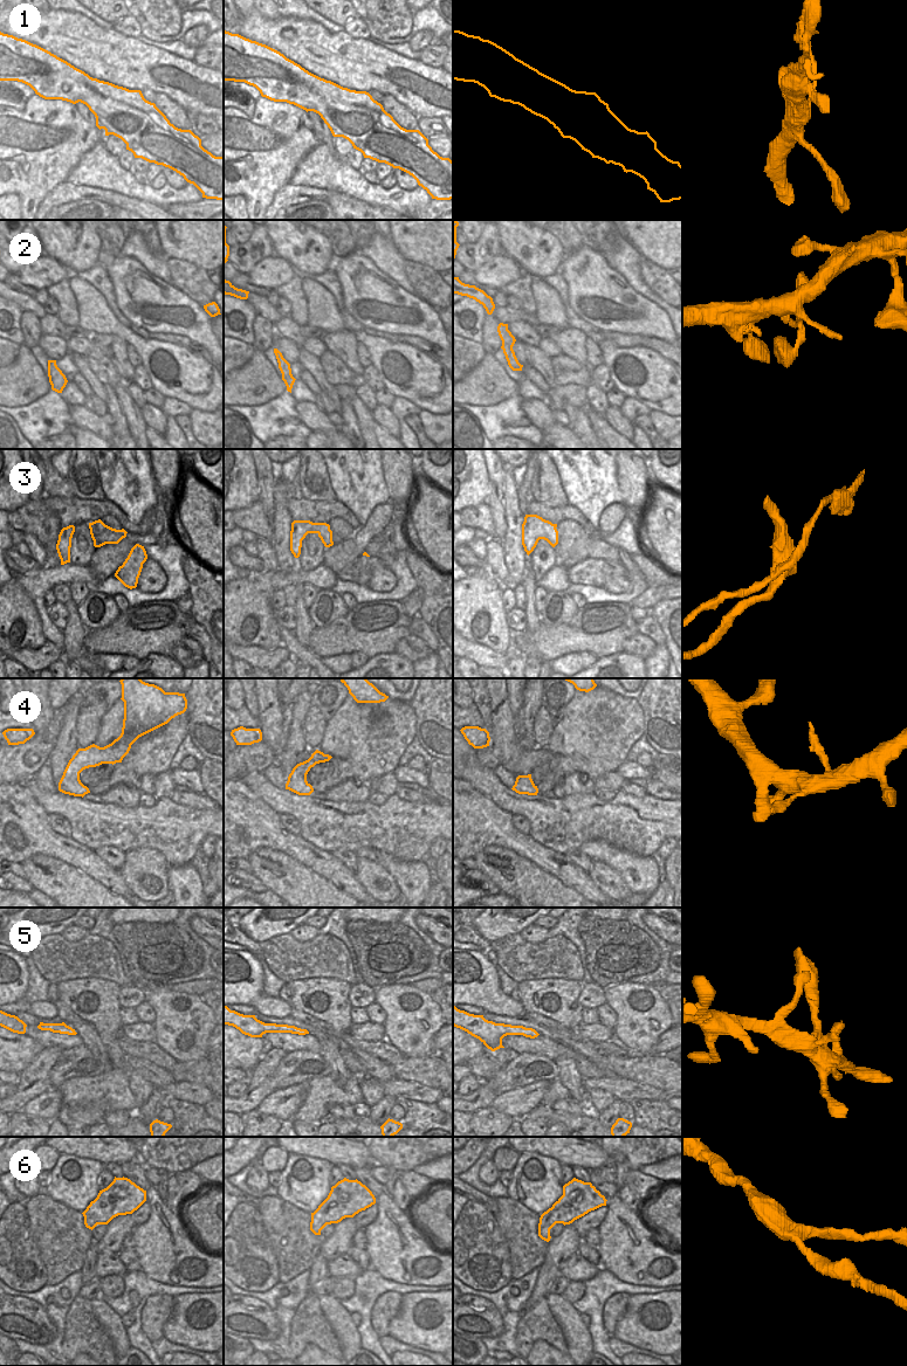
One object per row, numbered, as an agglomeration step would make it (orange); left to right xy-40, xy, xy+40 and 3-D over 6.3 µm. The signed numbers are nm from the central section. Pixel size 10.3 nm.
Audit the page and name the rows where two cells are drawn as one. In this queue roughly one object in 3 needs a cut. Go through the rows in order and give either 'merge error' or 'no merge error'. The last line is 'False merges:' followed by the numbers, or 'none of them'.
1: no merge error
2: no merge error
3: merge error
4: no merge error
5: no merge error
6: no merge error
False merges: 3

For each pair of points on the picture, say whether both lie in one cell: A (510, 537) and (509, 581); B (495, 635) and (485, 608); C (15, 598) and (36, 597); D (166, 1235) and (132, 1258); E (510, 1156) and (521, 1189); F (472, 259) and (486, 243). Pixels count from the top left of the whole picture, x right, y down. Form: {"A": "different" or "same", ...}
{"A": "different", "B": "same", "C": "different", "D": "different", "E": "different", "F": "same"}

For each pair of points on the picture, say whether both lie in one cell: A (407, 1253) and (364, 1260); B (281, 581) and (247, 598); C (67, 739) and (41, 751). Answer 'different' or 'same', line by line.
A: different
B: different
C: different

